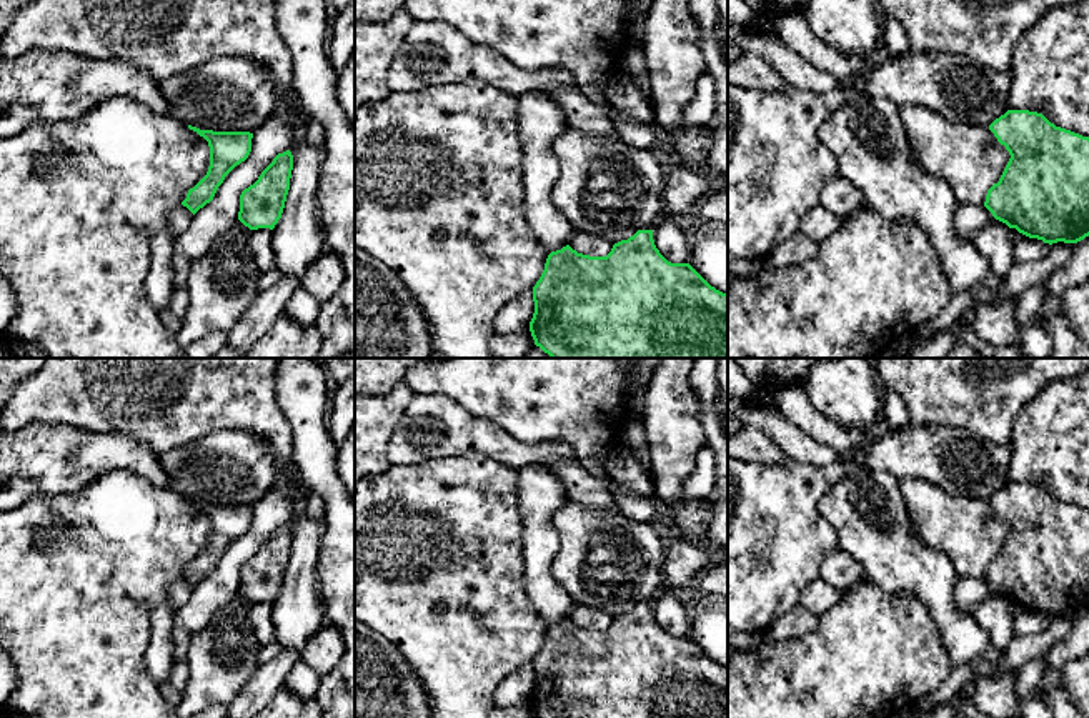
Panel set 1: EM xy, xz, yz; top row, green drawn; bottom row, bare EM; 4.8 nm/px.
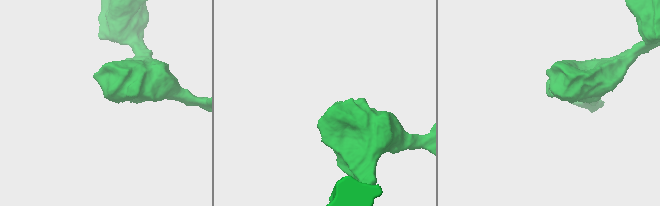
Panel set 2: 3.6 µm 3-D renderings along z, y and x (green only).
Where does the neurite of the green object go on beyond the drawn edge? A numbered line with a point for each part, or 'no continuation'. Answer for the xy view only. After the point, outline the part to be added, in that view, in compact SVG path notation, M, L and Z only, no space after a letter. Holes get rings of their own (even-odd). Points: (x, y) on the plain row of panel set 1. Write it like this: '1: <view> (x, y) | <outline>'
no continuation

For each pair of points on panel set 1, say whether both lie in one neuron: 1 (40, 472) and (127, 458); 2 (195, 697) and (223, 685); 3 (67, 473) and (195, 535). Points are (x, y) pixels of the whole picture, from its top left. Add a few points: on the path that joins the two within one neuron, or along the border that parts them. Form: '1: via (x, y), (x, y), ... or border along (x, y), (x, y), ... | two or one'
1: via (62, 465), (75, 458), (105, 458) | one
2: via (202, 690), (207, 685), (217, 685) | one
3: border along (125, 470), (105, 472), (75, 492), (52, 495) | two

